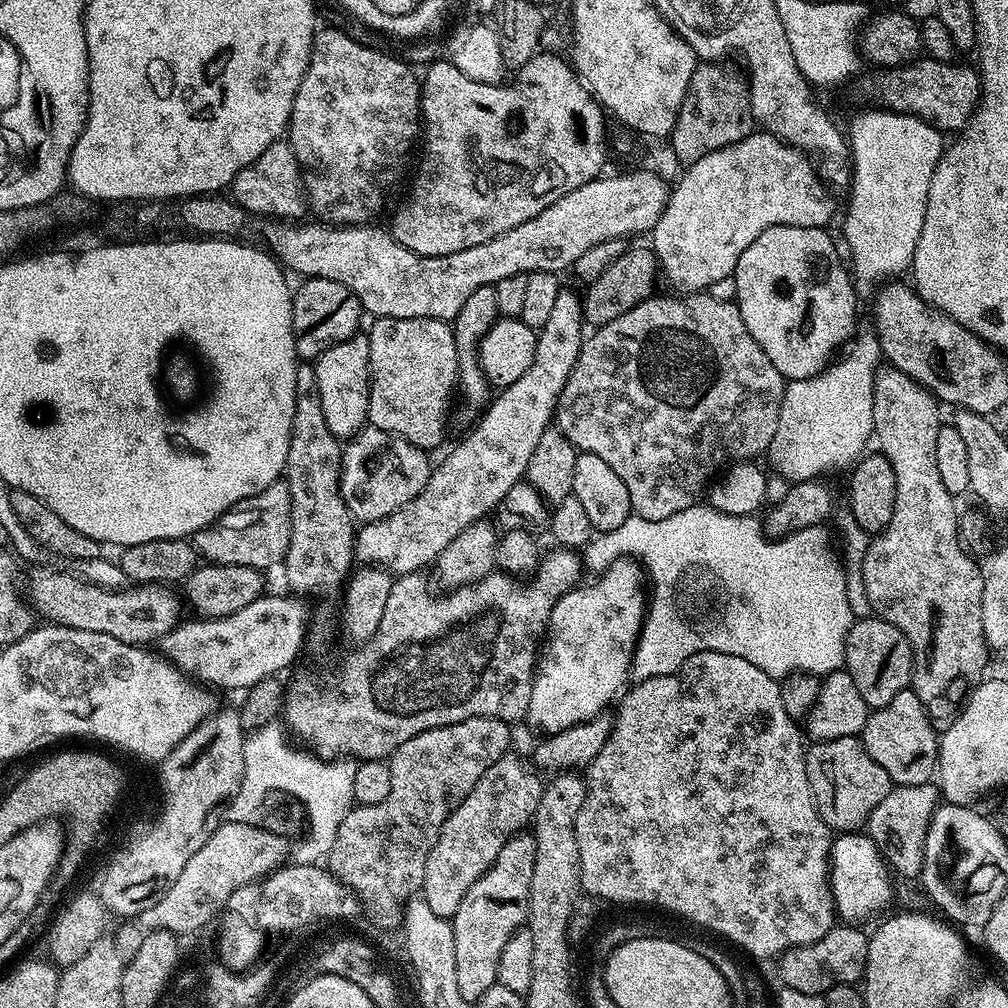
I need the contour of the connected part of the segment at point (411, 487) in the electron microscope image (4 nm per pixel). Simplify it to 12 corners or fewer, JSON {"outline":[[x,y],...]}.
{"outline":[[366,426],[340,453],[340,497],[381,520],[426,486],[423,451]]}

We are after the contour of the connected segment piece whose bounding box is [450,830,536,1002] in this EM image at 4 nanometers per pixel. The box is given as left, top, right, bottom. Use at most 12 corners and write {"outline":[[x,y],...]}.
{"outline":[[517,832],[450,917],[458,994],[498,981],[528,919],[536,837]]}

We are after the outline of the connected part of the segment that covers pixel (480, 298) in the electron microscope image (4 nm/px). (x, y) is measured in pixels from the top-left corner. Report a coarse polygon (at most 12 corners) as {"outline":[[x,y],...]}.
{"outline":[[493,286],[474,290],[454,321],[458,403],[476,423],[490,403],[480,343],[500,316]]}

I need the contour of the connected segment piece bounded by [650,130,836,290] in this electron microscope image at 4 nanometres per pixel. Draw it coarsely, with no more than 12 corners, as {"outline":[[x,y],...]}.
{"outline":[[765,130],[683,169],[650,233],[676,290],[707,290],[776,224],[836,212]]}

